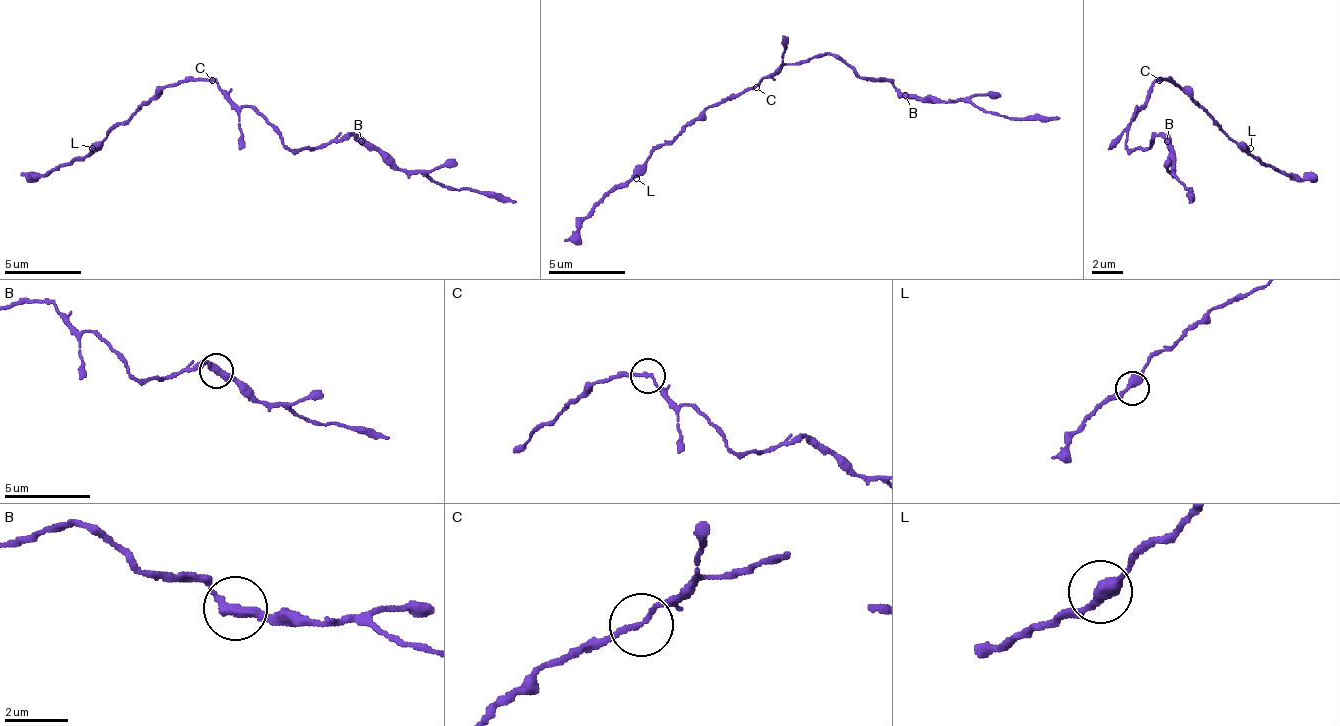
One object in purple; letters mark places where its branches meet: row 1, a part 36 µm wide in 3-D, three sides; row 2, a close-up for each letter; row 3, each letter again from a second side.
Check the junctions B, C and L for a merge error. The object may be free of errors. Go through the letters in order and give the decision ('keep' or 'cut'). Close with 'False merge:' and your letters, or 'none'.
B: keep
C: keep
L: keep
False merge: none

